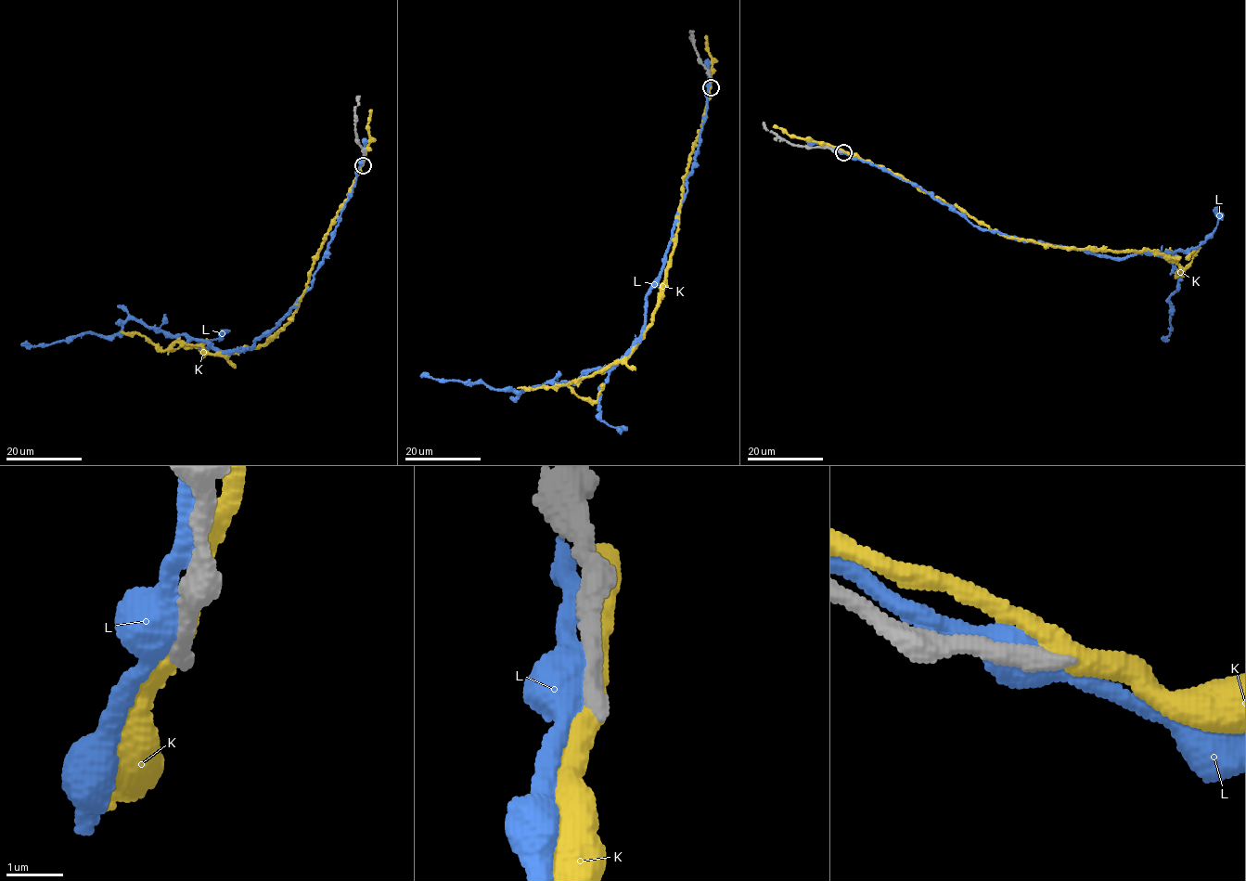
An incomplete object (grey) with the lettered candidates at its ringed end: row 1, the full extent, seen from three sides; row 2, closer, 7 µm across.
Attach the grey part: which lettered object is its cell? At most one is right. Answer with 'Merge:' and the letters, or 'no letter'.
Merge: no letter

